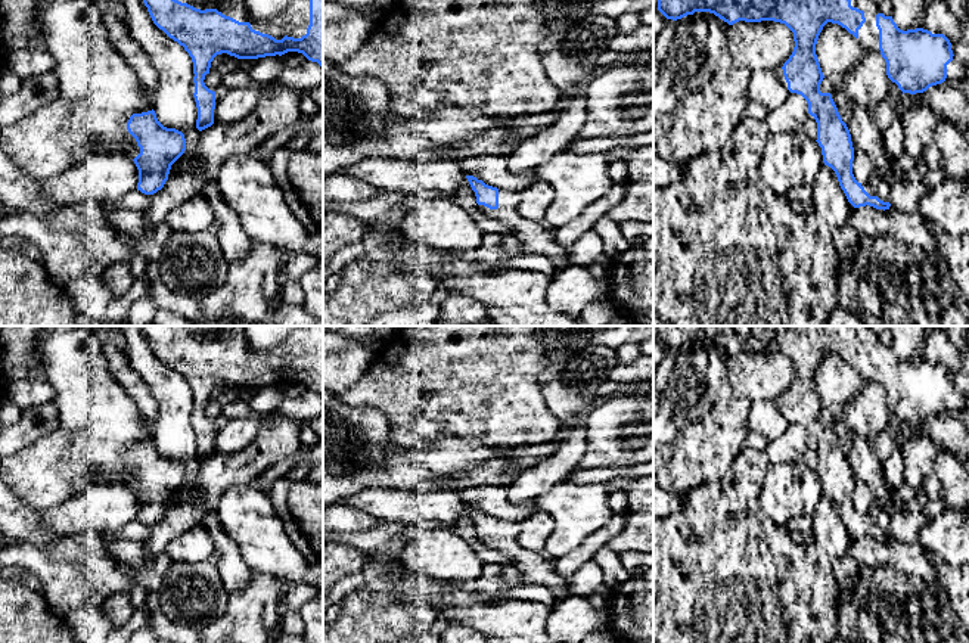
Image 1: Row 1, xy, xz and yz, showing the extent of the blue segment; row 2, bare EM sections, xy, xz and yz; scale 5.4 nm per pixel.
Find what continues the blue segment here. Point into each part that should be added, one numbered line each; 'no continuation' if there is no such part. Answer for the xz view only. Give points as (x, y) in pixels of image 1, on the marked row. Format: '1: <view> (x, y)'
1: xz (534, 238)

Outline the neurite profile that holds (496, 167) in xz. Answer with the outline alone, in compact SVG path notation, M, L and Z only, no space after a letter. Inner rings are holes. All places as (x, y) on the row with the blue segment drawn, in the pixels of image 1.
M475 155L463 158L459 164L463 175L473 175L501 190L522 192L540 180L537 175L522 177L513 174L507 167L507 156L501 155Z

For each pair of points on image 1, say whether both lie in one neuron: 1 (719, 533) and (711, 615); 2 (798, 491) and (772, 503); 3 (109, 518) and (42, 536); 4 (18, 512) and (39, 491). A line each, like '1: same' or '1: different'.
1: same
2: same
3: different
4: different

